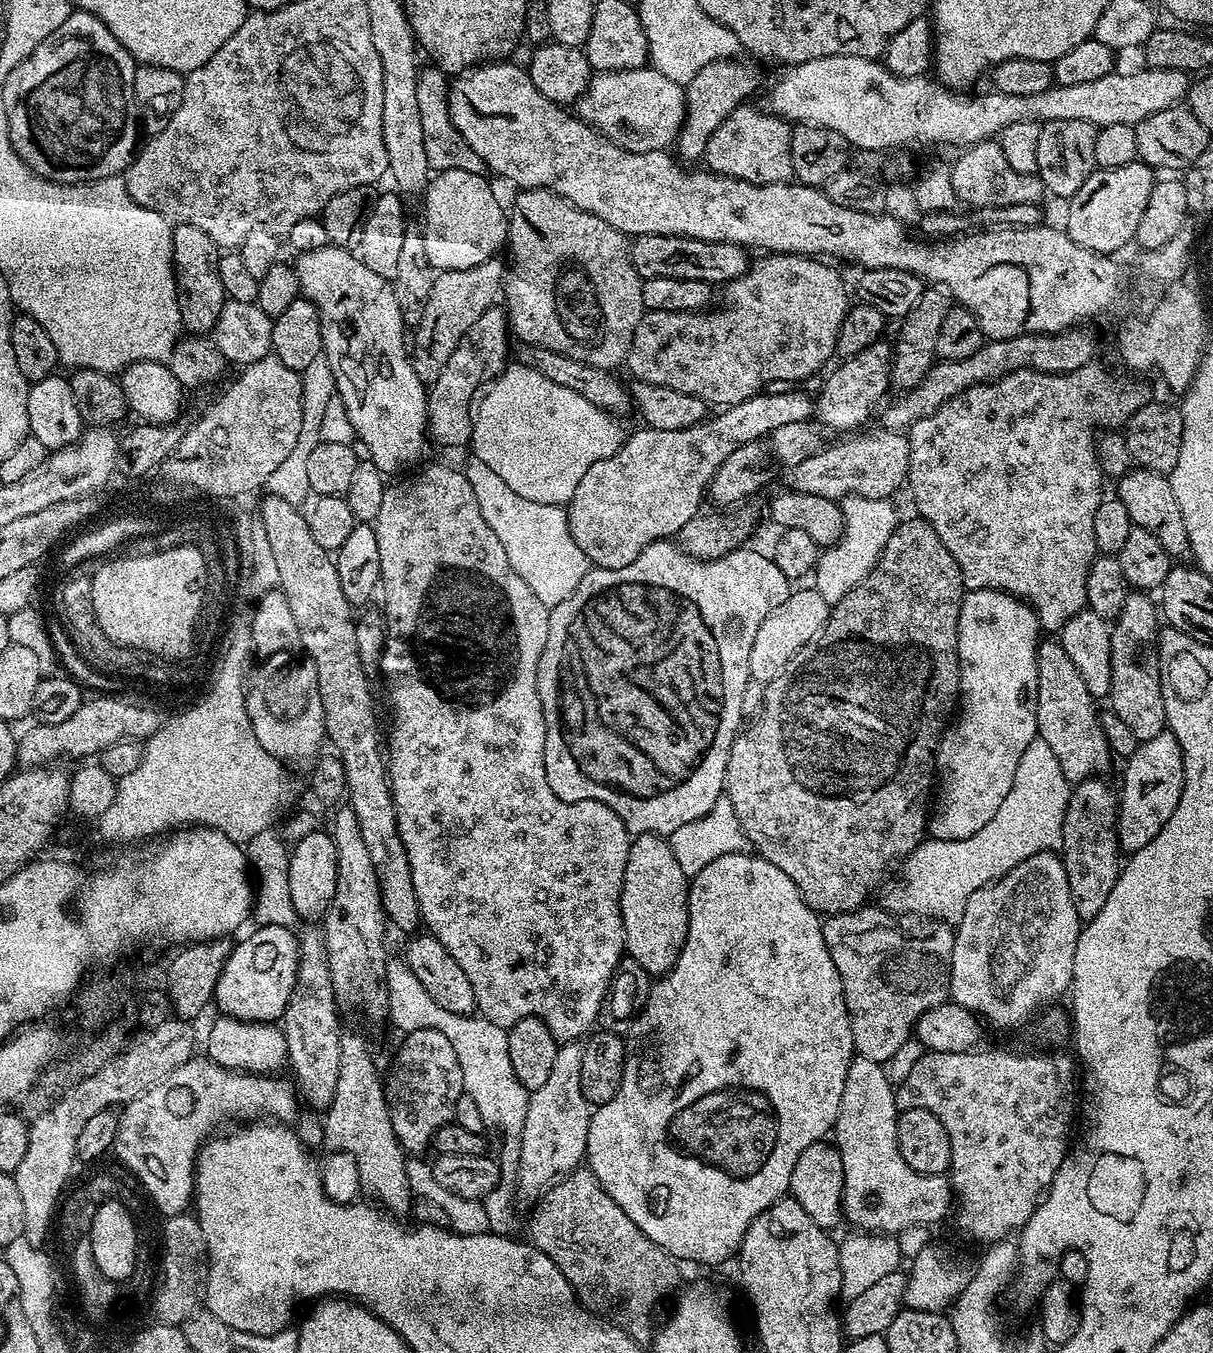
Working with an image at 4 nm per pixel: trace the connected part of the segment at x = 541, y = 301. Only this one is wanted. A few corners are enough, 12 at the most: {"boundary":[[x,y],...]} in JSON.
{"boundary":[[545,188],[515,194],[511,335],[627,361],[646,311],[629,237]]}

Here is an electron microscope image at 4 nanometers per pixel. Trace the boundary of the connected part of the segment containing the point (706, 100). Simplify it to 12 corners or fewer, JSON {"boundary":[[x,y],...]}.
{"boundary":[[741,58],[702,66],[685,87],[674,152],[701,159],[718,126],[756,92]]}

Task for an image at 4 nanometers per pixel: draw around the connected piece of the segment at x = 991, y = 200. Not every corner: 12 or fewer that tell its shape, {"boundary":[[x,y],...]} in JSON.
{"boundary":[[995,139],[951,165],[961,205],[1040,204],[1044,183],[1018,174]]}

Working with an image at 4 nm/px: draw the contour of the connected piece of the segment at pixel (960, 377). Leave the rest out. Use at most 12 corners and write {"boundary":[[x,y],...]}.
{"boundary":[[1067,332],[988,340],[940,360],[883,409],[908,430],[967,388],[1019,368],[1066,374],[1093,363],[1096,340]]}

